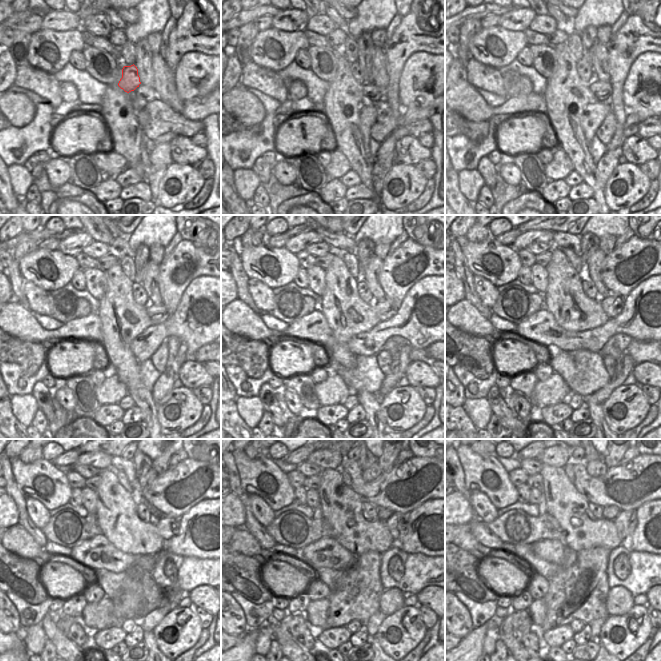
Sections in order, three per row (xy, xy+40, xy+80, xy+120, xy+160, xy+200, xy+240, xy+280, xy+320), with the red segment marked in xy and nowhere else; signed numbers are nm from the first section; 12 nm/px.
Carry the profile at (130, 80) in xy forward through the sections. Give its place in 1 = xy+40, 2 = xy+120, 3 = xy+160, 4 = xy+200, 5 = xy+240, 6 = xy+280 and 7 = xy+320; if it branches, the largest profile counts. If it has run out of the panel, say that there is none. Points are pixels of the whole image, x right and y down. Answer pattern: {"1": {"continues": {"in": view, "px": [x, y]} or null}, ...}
{"1": {"continues": {"in": "xy+40", "px": [357, 73]}}, "2": {"continues": {"in": "xy+120", "px": [140, 297]}}, "3": {"continues": {"in": "xy+160", "px": [365, 294]}}, "4": {"continues": {"in": "xy+200", "px": [588, 287]}}, "5": {"continues": {"in": "xy+240", "px": [143, 509]}}, "6": {"continues": {"in": "xy+280", "px": [370, 511]}}, "7": {"continues": {"in": "xy+320", "px": [595, 511]}}}

